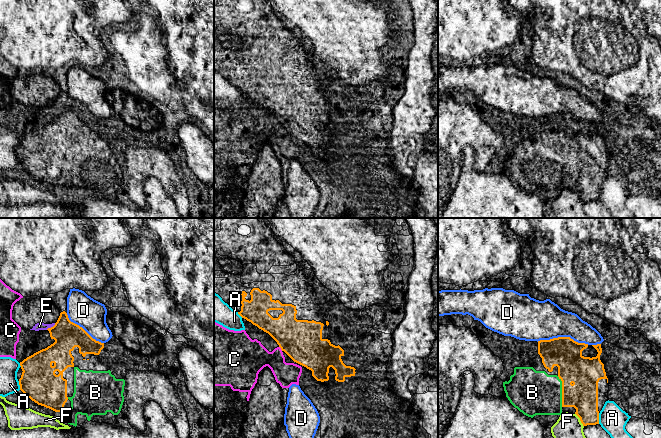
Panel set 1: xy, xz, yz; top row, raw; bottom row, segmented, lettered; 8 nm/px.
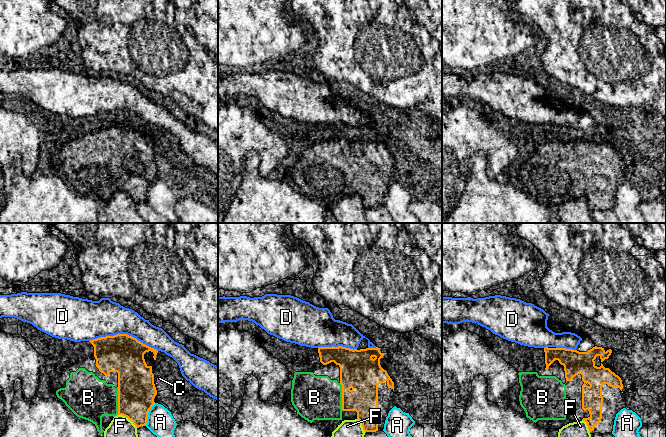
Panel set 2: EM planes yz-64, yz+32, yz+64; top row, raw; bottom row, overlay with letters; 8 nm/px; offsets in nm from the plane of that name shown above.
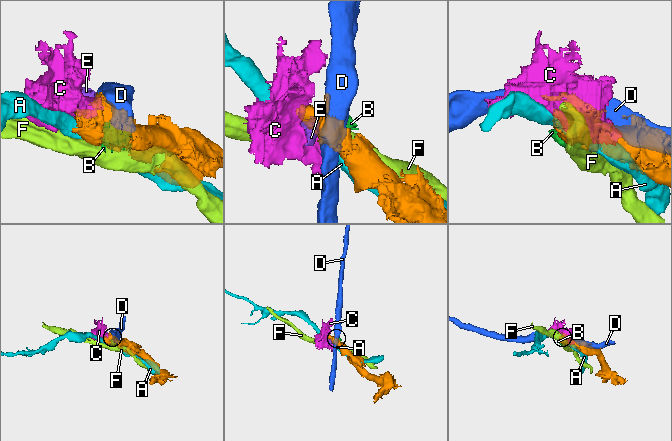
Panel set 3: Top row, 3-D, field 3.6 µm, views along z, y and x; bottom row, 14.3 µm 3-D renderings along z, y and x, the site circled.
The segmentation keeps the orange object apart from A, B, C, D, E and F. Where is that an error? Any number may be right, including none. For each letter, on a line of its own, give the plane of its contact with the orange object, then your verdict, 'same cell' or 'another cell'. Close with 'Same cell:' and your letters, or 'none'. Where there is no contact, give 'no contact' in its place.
A: yz | another cell
B: yz | same cell
C: xz | another cell
D: yz | another cell
E: xy | another cell
F: yz | another cell
Same cell: B

